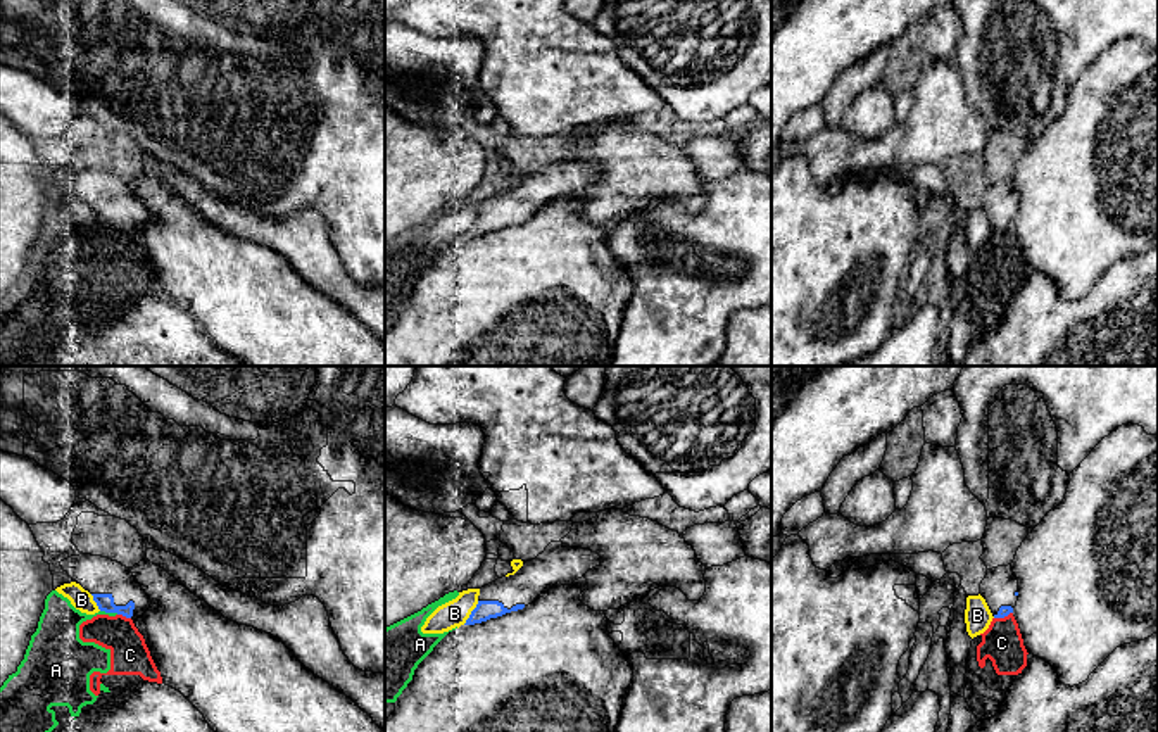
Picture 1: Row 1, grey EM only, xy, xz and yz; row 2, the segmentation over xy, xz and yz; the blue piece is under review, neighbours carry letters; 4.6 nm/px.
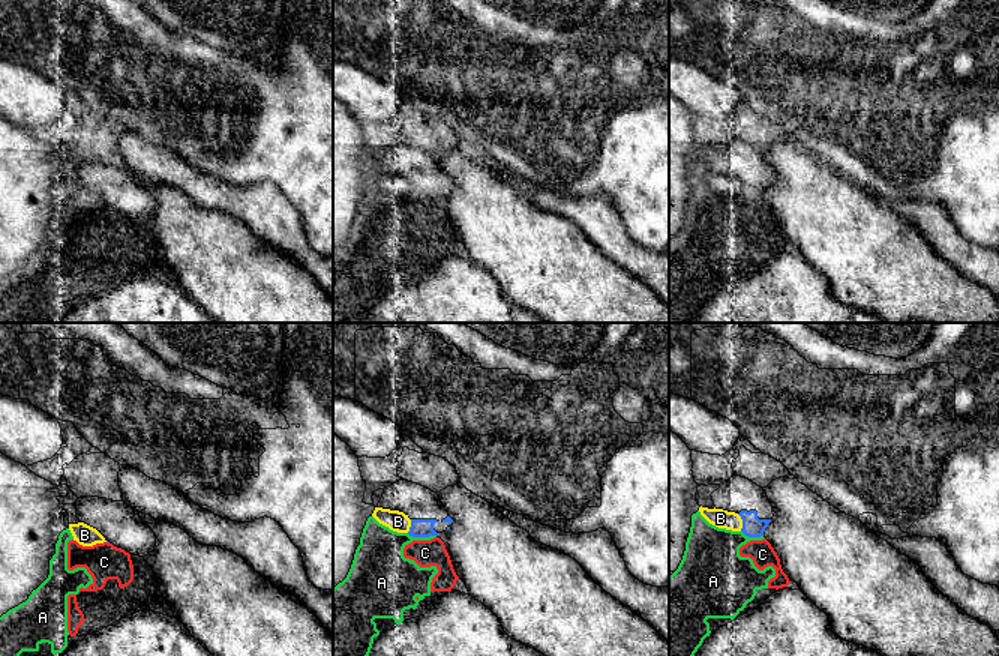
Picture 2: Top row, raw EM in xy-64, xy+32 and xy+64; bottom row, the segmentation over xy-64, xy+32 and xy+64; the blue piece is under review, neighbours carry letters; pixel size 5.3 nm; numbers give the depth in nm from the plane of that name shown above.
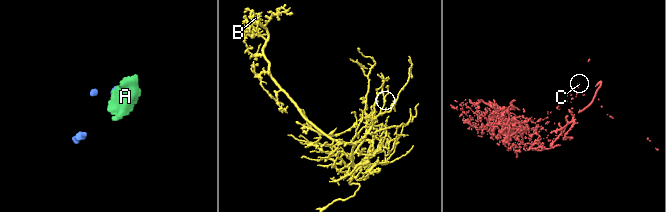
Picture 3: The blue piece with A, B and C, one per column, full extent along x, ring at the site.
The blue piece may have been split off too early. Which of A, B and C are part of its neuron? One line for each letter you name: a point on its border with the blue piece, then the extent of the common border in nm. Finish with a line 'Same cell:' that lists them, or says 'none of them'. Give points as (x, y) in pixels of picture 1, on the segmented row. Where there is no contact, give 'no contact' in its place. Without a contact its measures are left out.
Same cell: none of them

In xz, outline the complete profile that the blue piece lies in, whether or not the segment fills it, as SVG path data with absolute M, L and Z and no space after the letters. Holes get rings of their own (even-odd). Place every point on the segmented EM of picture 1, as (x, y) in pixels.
M551 542L542 554L526 561L514 575L497 578L480 589L478 604L464 625L475 625L523 609L549 589L571 585L601 565L590 549Z

